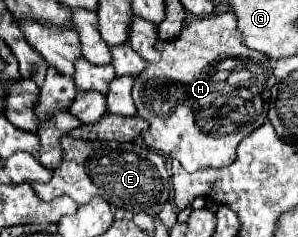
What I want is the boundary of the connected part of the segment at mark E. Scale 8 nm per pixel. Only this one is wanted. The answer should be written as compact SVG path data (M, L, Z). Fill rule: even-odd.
M72 136L62 138L64 162L54 170L48 184L32 184L34 192L42 200L52 200L56 196L70 196L78 204L86 204L92 196L102 196L116 208L124 208L132 214L146 212L156 216L162 212L164 204L170 200L170 174L164 156L150 150L142 142L84 142Z

